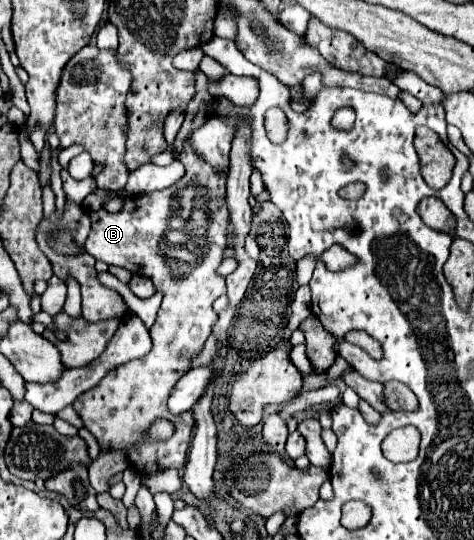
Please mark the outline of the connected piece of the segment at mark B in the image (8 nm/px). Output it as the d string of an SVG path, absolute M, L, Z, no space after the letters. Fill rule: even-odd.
M185 141L183 153L181 153L181 163L185 165L185 177L181 181L177 181L175 185L171 185L169 189L153 191L149 195L141 195L141 197L135 197L135 199L126 198L124 201L125 207L123 207L121 213L109 213L109 211L103 211L103 209L99 209L97 213L93 211L91 213L91 221L93 221L91 233L89 233L83 249L78 248L73 241L73 237L65 231L51 231L47 233L49 245L59 255L76 255L82 251L87 252L91 257L95 257L95 259L99 259L99 261L103 261L107 265L117 265L117 267L129 269L131 273L149 277L155 283L155 287L165 293L161 309L159 309L159 315L157 315L157 321L153 325L153 351L149 351L143 359L135 359L135 361L129 361L129 363L123 363L123 365L115 367L107 377L103 377L99 381L99 385L95 385L93 389L89 389L87 393L83 393L83 395L79 395L75 399L75 411L81 415L85 427L93 433L93 437L97 439L99 447L103 451L111 451L111 449L127 451L131 465L141 475L153 475L157 471L171 469L171 467L181 469L181 465L185 463L185 455L187 455L187 449L189 449L189 443L191 443L193 417L191 417L189 411L185 411L183 415L171 415L167 411L167 399L169 399L169 391L175 387L179 377L187 373L191 359L195 355L199 355L199 351L203 349L205 339L211 335L211 327L217 321L217 313L211 309L211 305L213 305L213 301L219 295L225 293L225 277L219 277L217 271L215 271L221 265L221 261L223 261L221 253L227 247L227 239L225 237L221 239L221 243L209 243L207 245L207 253L201 255L199 261L175 261L173 253L161 253L159 251L159 245L165 241L165 233L169 231L167 223L175 215L175 205L173 203L181 195L181 191L185 187L193 185L193 183L203 187L203 189L207 189L205 197L207 197L209 221L217 221L221 225L221 229L225 229L229 225L227 207L225 207L225 177L227 175L225 173L217 173L215 169L211 169L205 161L201 161L191 151L193 151L191 145ZM155 419L167 419L167 421L171 421L175 425L175 433L171 435L171 439L167 439L167 441L151 441L151 439L143 437L143 431L147 431Z

